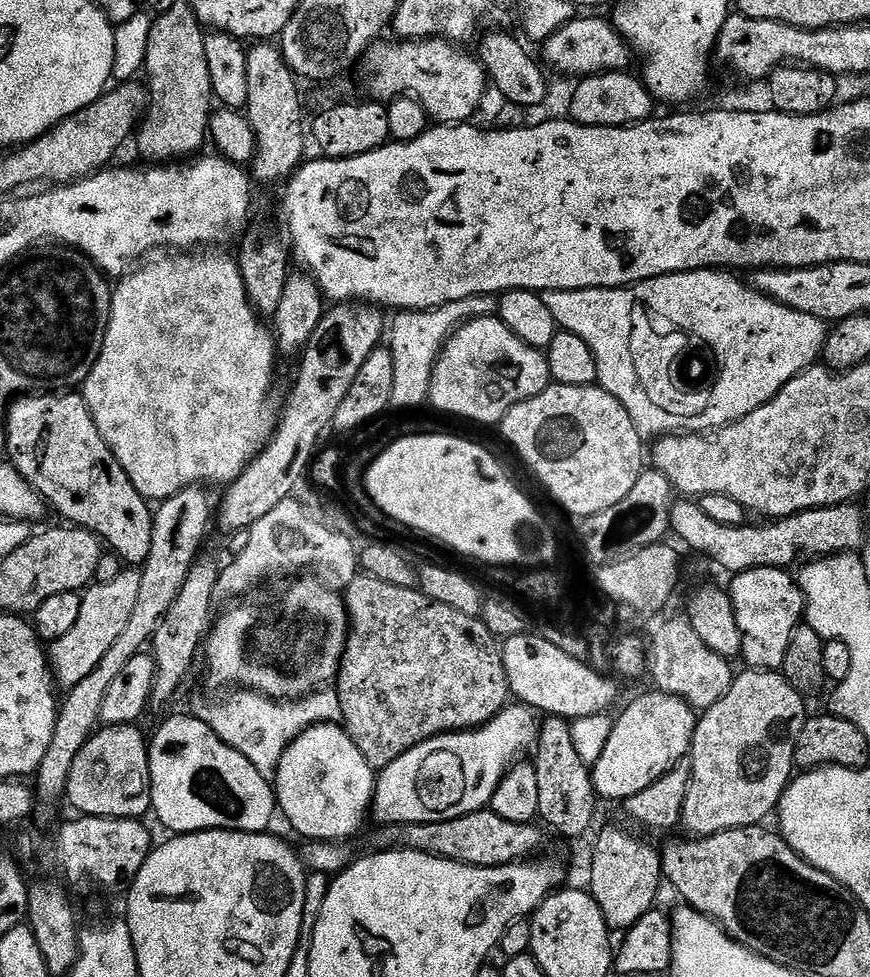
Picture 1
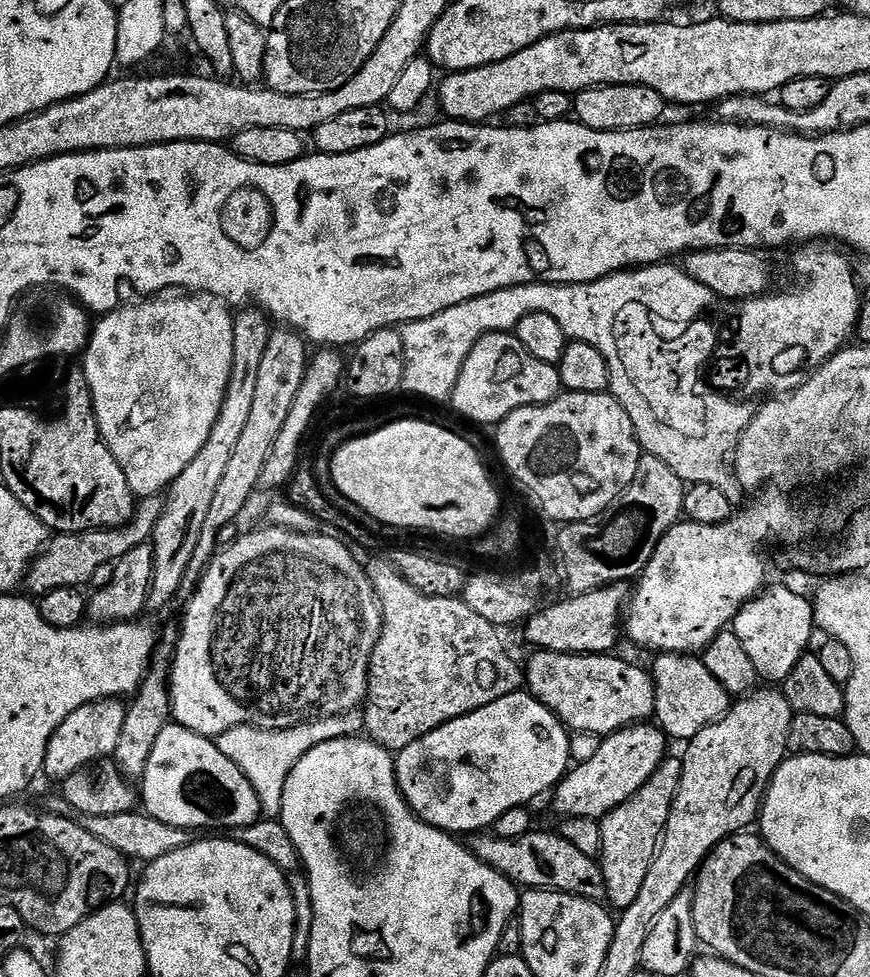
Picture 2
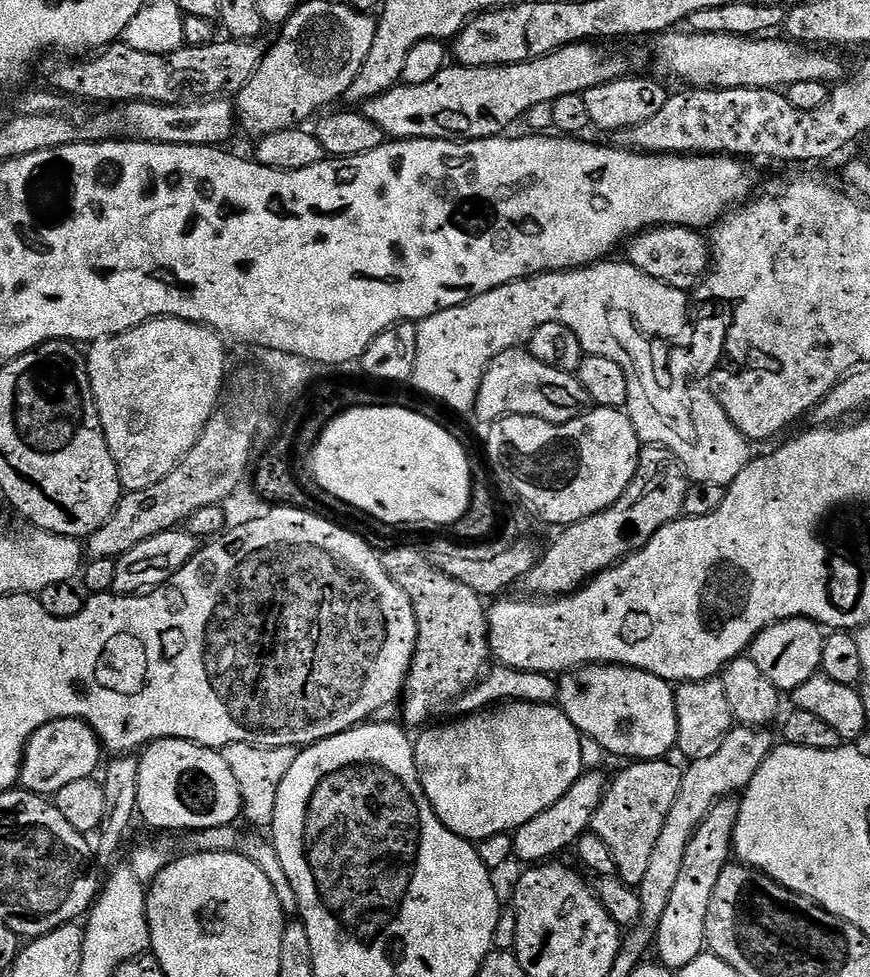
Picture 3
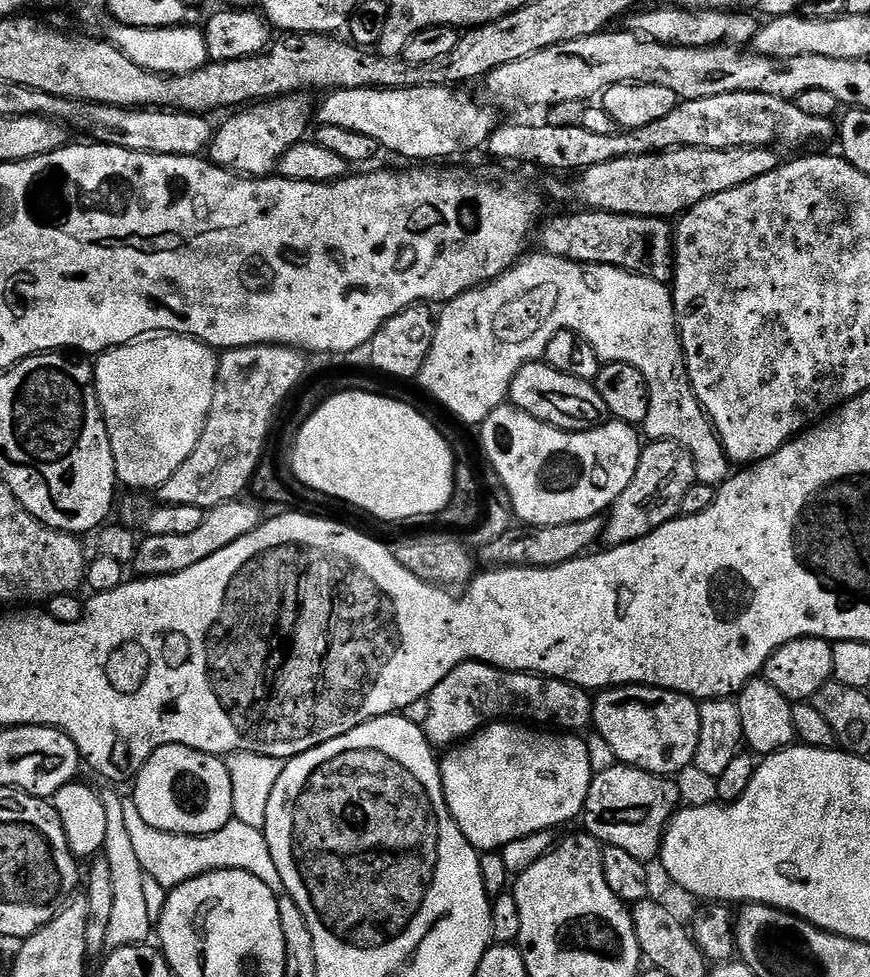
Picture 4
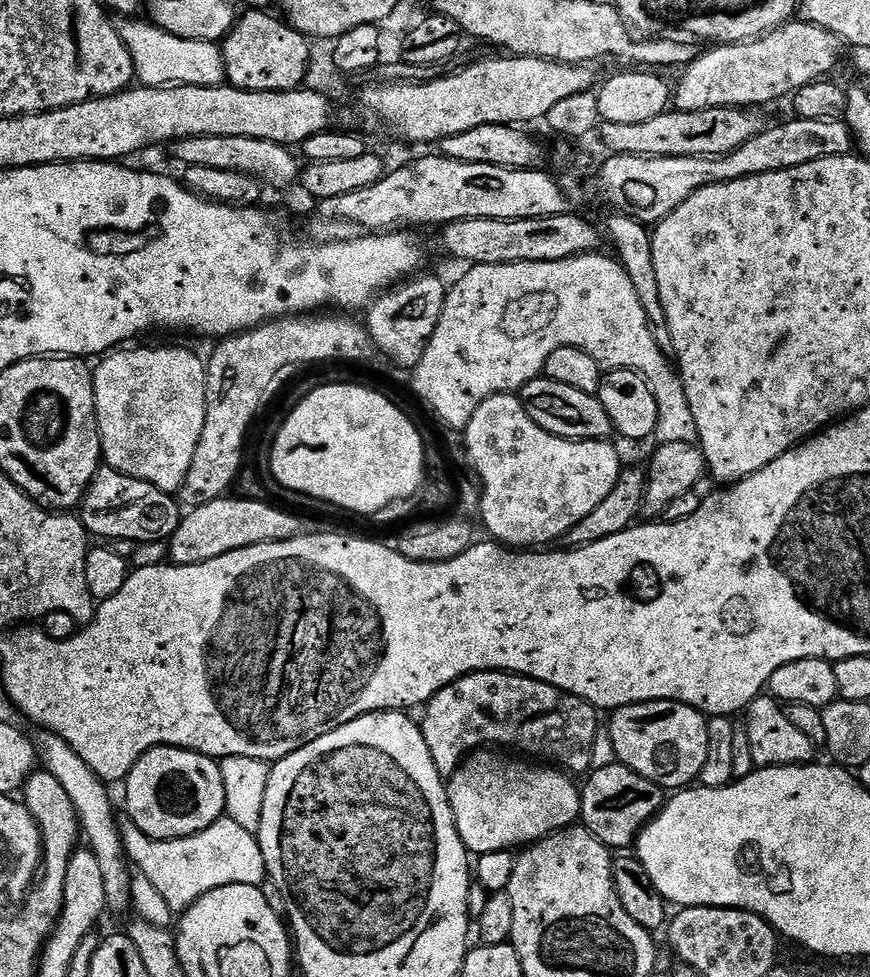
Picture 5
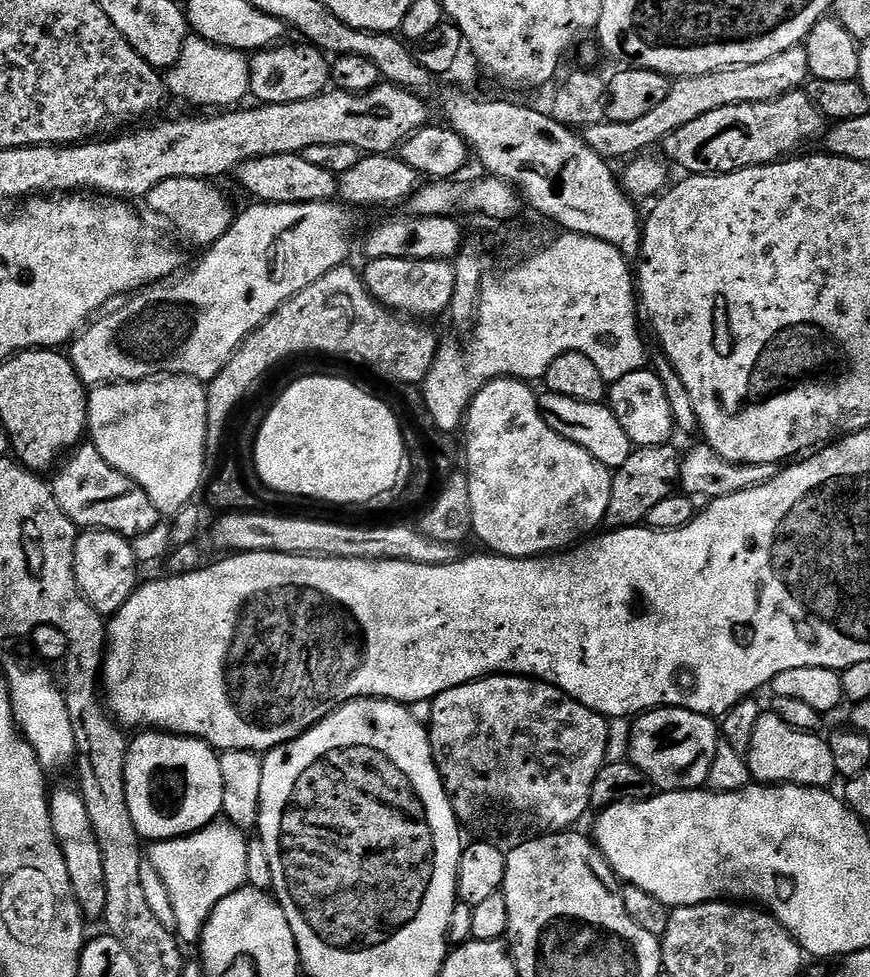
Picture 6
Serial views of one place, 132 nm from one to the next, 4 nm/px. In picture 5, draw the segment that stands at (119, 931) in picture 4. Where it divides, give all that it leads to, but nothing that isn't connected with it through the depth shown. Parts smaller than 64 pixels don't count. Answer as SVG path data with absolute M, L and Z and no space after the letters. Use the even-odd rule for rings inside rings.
M45 734L41 740L38 740L38 756L46 771L54 774L54 778L58 778L60 785L65 788L66 795L70 797L70 802L74 802L74 810L76 816L80 819L83 839L90 845L92 853L98 858L98 867L102 869L102 883L106 886L107 911L109 913L124 912L133 904L136 907L135 915L139 919L150 922L159 928L171 929L174 924L174 913L171 906L166 902L166 898L162 898L162 894L158 894L158 890L152 885L150 878L146 878L146 874L136 872L133 875L130 871L130 861L124 851L124 840L120 836L118 811L116 812L111 798L108 797L109 785L100 780L98 774L94 774L94 770L90 770L90 766L86 766L86 762L82 762L82 758L78 758L78 754L74 754L72 745L67 744L60 736Z

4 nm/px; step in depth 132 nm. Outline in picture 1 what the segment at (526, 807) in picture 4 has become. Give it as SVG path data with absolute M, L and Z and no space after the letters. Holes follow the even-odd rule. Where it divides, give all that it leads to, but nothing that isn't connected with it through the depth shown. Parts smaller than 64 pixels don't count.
M516 702L480 728L446 732L406 750L406 754L379 769L376 793L372 795L371 819L376 819L375 823L380 826L429 824L450 822L450 818L485 811L504 776L523 757L520 755L535 749L540 725L533 709Z

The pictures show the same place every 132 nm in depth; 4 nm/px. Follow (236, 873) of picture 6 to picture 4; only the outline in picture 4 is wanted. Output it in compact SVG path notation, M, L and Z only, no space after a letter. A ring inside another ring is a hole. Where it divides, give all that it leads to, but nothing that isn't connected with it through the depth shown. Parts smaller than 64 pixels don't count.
M125 799L122 810L126 814L126 831L134 841L134 850L138 853L138 862L142 862L144 874L162 882L164 888L177 888L183 880L200 876L204 872L212 872L216 868L233 868L246 870L254 874L254 878L262 878L262 882L266 882L272 892L284 892L278 866L274 866L274 857L270 854L270 846L261 829L246 826L246 822L238 822L233 818L217 832L205 836L179 836L150 826L150 822L146 822L142 814L138 814L135 799Z

